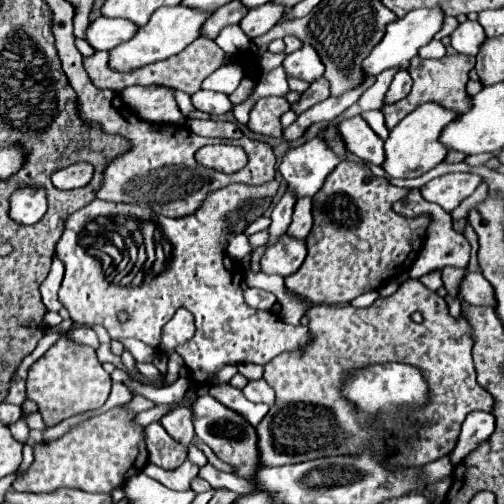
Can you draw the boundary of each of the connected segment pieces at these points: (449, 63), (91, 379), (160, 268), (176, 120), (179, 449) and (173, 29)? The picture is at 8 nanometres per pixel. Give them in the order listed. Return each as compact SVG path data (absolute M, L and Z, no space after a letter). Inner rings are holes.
M453 54L453 56L445 56L443 60L423 60L419 56L413 58L413 64L409 66L409 74L413 79L411 92L395 102L395 104L387 104L383 106L383 114L385 114L385 126L391 130L393 126L399 124L399 120L403 120L409 112L413 112L417 106L425 104L425 102L435 102L447 110L453 110L455 114L465 114L469 110L467 106L467 90L465 84L469 80L469 70L473 70L475 66L475 56L463 56L463 54Z
M61 336L57 344L53 344L27 370L25 386L27 386L27 400L39 406L43 422L47 426L55 426L69 416L101 408L111 392L111 376L101 368L101 362L97 360L95 350L91 346Z
M275 180L263 186L229 184L217 192L209 192L199 210L183 218L157 216L135 204L93 200L67 216L63 236L55 246L55 256L65 266L65 278L59 290L63 306L75 322L101 324L113 340L137 338L151 348L159 346L161 326L173 318L179 306L185 306L197 316L197 332L177 348L177 354L191 368L193 384L213 380L215 372L231 362L265 366L283 352L309 346L313 336L307 326L291 326L275 318L273 312L247 306L241 292L243 268L225 254L227 238L245 230L245 214L249 208L261 196L275 196L277 188L279 182ZM249 200L253 202L247 204ZM235 208L243 210L243 218L227 234L225 220ZM141 250L143 260L137 262ZM119 312L127 312L129 318L119 322Z
M129 86L121 96L149 124L185 124L175 102L175 90L169 86Z
M159 422L145 426L143 436L149 452L149 462L165 470L173 470L187 460L187 446L177 444Z
M173 6L173 8L159 8L151 14L149 22L137 30L133 40L127 40L113 50L109 50L109 68L115 72L133 72L145 64L153 64L159 60L167 60L169 56L179 54L185 50L195 38L199 38L201 24L205 22L209 14L185 8L185 6Z

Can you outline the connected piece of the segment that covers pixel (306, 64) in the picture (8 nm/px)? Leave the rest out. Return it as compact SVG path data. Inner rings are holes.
M305 44L301 50L289 54L283 62L283 68L285 68L287 76L301 78L309 84L323 76L323 64L321 64L317 52L309 44Z

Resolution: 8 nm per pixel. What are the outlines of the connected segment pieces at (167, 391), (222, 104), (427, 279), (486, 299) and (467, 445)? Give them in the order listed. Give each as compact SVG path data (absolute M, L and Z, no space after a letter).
M179 378L175 384L165 386L165 388L153 388L153 386L139 386L135 382L129 382L129 386L135 390L135 394L141 394L149 400L153 400L155 404L181 404L185 400L185 390L189 388L189 380L187 378Z
M197 90L191 96L191 102L197 110L207 112L207 114L225 114L227 110L233 108L231 100L227 94L221 92L211 92L211 90Z
M437 270L437 272L431 272L431 274L425 274L423 278L421 278L421 282L429 288L429 290L433 290L433 292L437 292L439 288L443 288L443 280L441 280L441 272Z
M469 272L459 286L459 294L469 302L469 304L481 304L481 306L495 306L495 290L489 284L489 280L485 280L485 276L481 272Z
M473 410L463 422L463 430L451 454L451 462L459 464L461 458L465 458L481 440L485 440L493 432L493 428L495 428L495 418L489 412Z

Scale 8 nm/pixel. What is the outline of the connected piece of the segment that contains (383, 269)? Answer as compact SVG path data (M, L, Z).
M341 162L327 178L321 190L313 196L313 228L307 236L307 258L305 264L293 274L285 278L285 286L301 296L317 304L349 304L353 298L379 290L385 284L385 278L391 280L409 270L417 252L421 250L427 234L427 226L431 222L429 214L421 214L417 218L401 216L393 210L397 200L407 198L409 188L393 186L387 178L375 176L367 166L357 162Z

